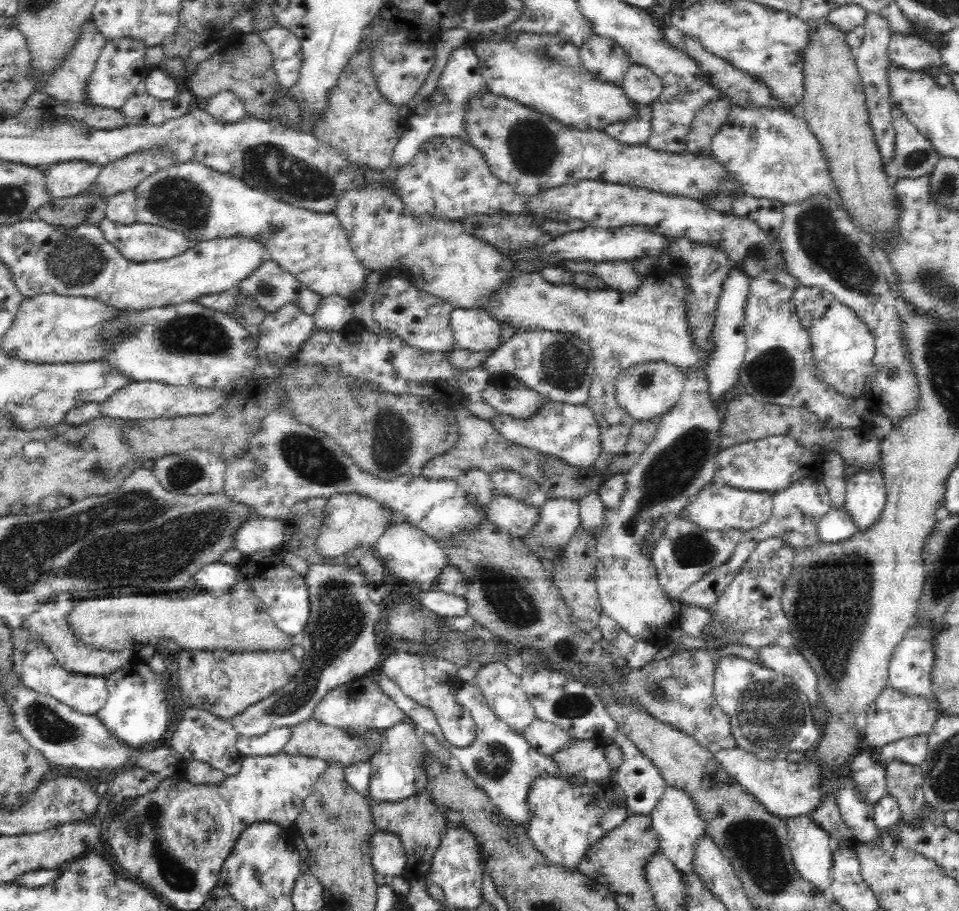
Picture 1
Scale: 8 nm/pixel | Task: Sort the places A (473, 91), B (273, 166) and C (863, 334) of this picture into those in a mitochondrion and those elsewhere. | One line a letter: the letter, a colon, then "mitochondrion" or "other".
A: other
B: mitochondrion
C: other

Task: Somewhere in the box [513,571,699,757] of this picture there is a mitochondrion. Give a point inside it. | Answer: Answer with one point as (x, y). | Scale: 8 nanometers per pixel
(574, 705)

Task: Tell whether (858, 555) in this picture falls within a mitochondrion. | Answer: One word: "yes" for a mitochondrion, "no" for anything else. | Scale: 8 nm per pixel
yes

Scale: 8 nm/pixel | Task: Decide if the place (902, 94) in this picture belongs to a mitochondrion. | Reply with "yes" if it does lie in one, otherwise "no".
no

